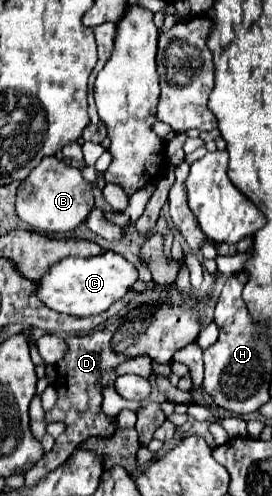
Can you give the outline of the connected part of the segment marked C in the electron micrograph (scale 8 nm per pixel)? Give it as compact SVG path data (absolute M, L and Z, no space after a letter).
M107 251L97 257L89 259L77 259L67 257L57 261L57 265L51 265L37 281L37 299L47 305L49 309L57 313L67 313L75 317L91 317L97 313L107 311L115 301L119 301L129 287L137 281L137 269L133 263L129 263L123 255Z

